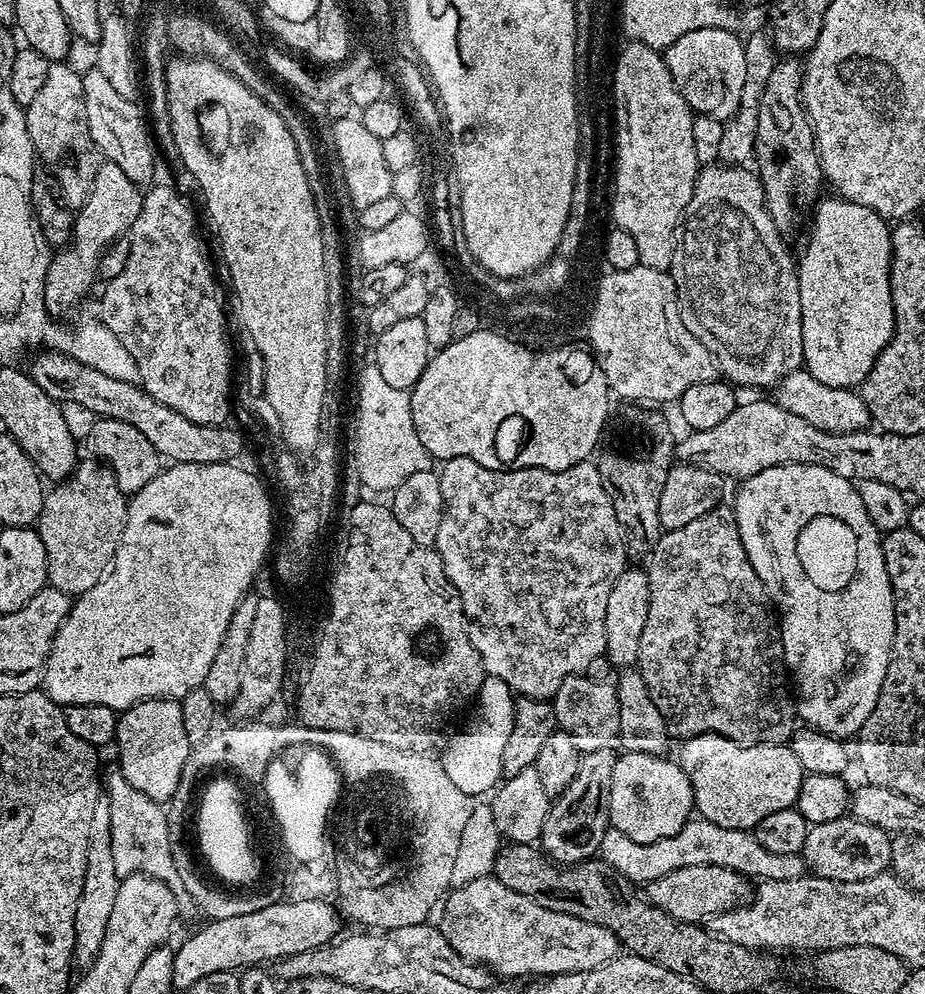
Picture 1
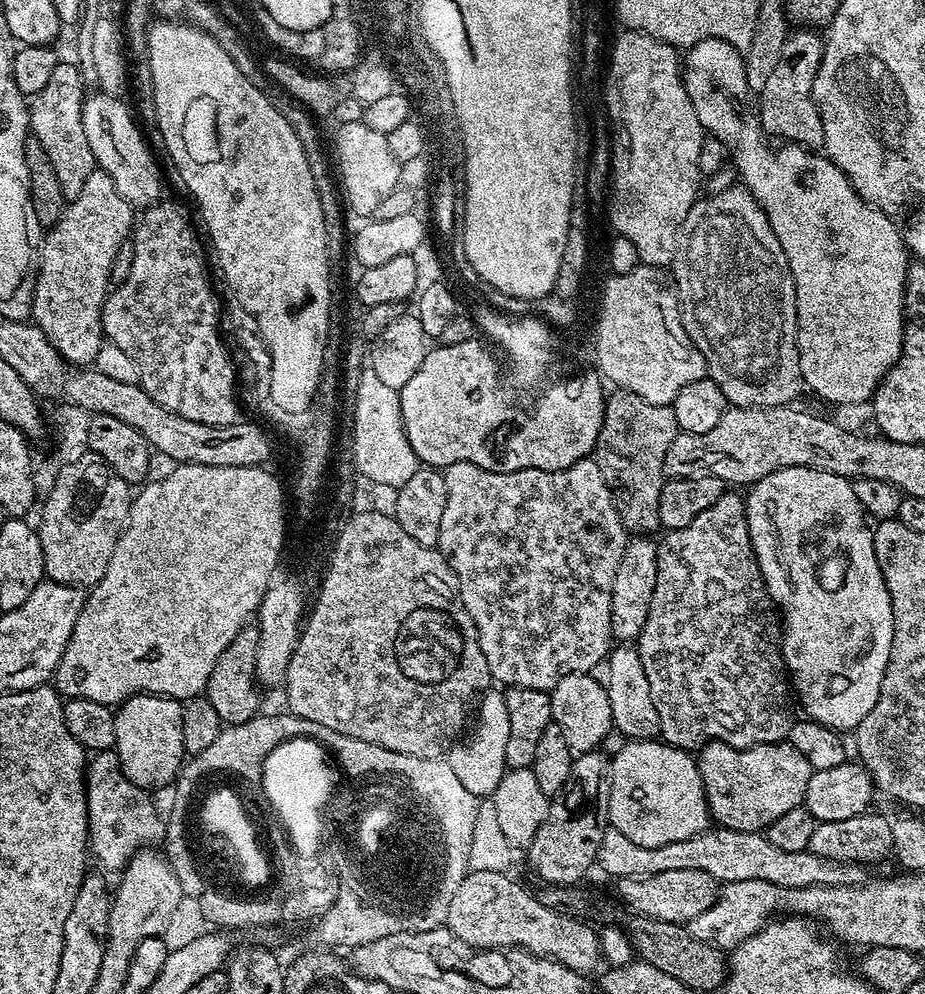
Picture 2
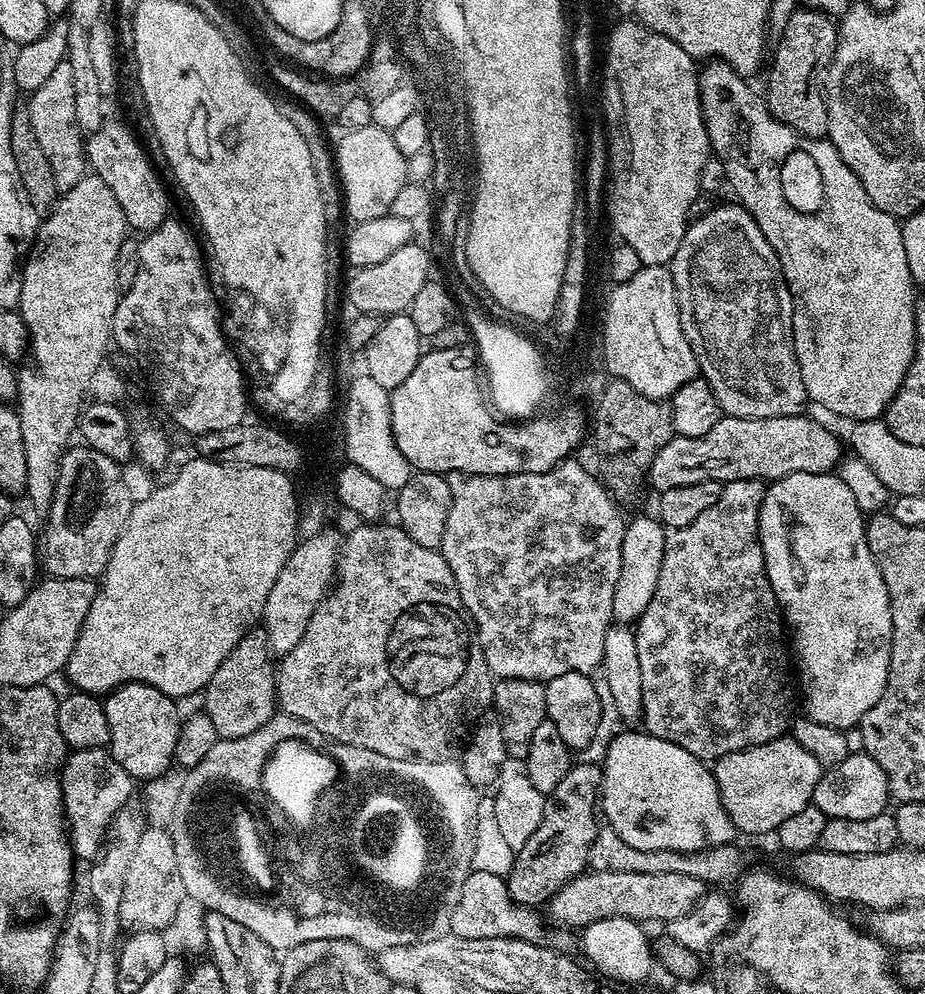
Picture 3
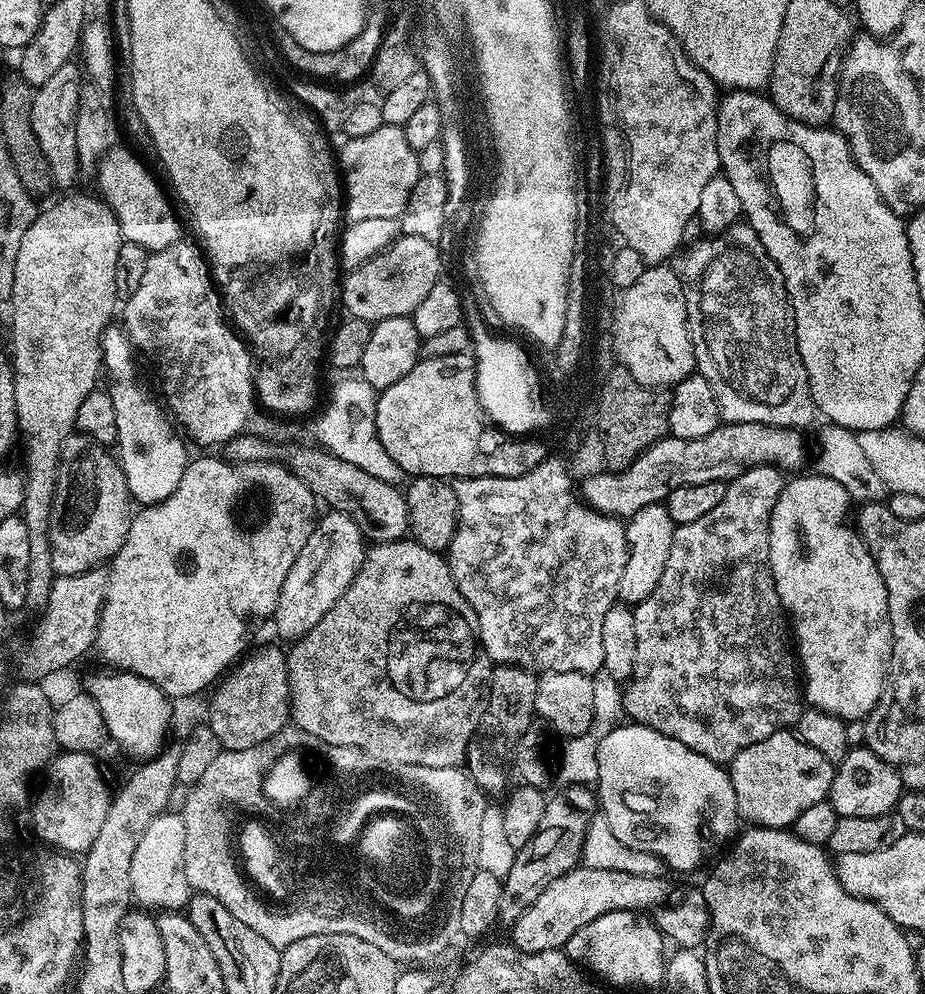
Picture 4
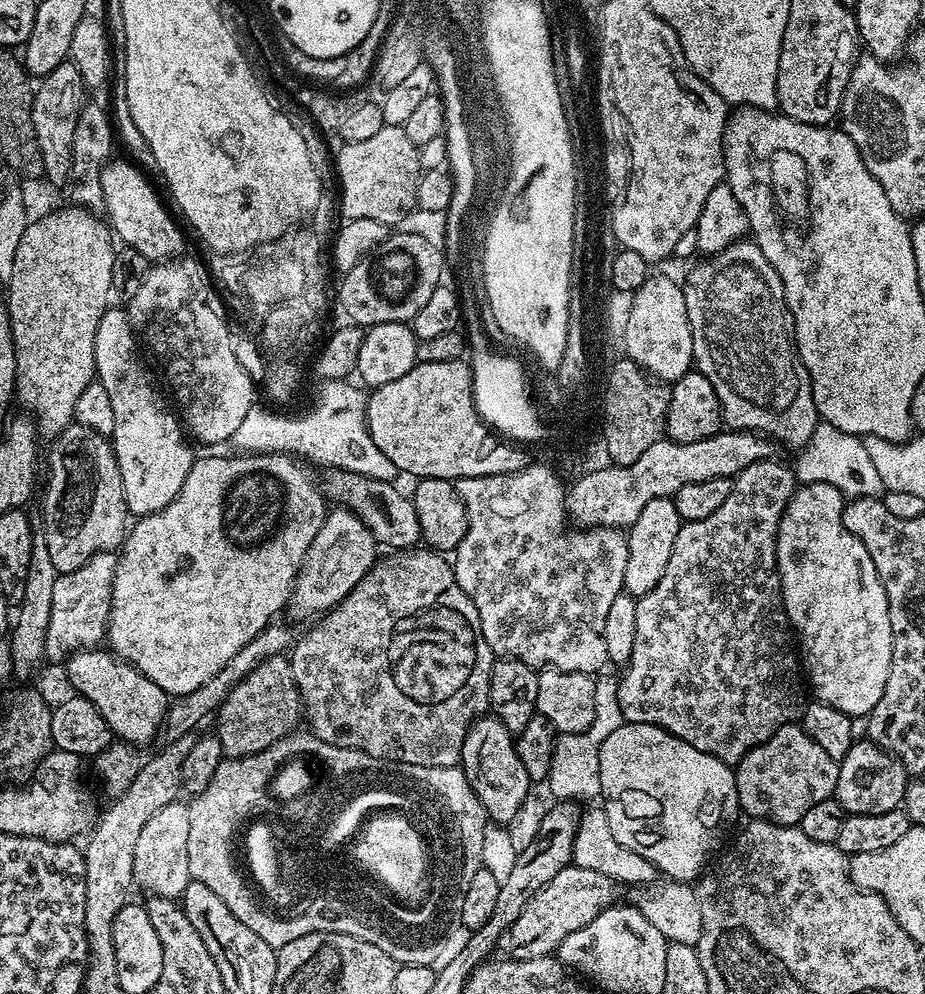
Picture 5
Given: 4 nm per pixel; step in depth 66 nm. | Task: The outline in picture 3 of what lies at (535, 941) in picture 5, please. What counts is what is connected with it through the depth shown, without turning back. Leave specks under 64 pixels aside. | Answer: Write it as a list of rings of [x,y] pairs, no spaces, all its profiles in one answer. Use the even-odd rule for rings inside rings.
[[[610,870],[609,872],[585,871],[566,882],[551,896],[546,909],[552,915],[553,925],[561,929],[589,928],[602,918],[630,918],[641,922],[661,920],[667,922],[682,918],[704,897],[704,881],[690,874],[630,874]]]

